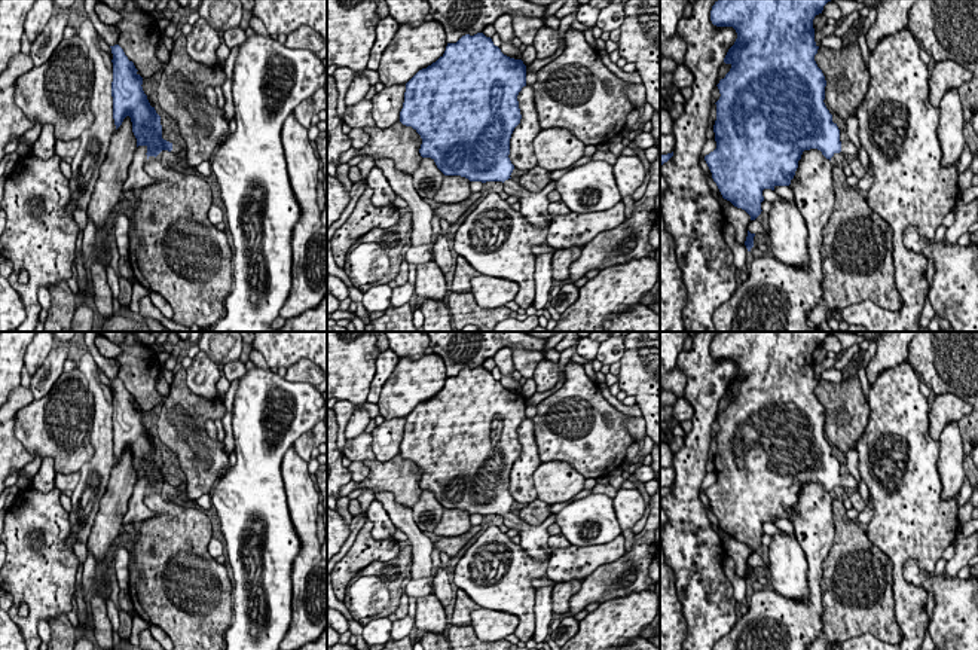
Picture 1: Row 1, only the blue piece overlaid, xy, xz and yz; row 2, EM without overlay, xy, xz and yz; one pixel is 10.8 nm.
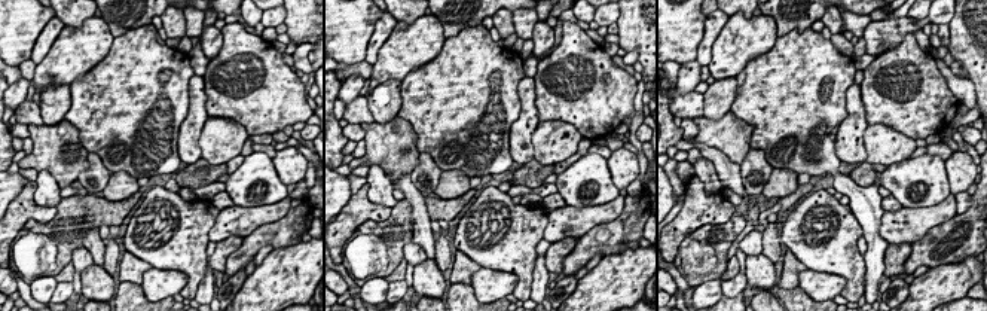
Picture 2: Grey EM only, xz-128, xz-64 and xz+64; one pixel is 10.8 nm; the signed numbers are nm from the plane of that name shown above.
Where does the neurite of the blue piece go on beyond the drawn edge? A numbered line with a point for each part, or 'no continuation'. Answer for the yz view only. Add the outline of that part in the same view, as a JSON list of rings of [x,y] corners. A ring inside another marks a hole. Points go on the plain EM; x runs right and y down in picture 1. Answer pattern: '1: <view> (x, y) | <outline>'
1: yz (849, 481) | [[[847,473],[847,474],[841,476],[841,486],[853,488],[856,491],[859,483],[852,474]]]

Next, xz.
1: xz (534, 540) | [[[508,512],[504,515],[504,525],[508,530],[517,530],[520,535],[520,546],[535,561],[547,561],[553,549],[548,546],[550,534],[547,528],[556,522],[554,513],[551,513],[541,525],[529,525],[519,518],[517,513]]]

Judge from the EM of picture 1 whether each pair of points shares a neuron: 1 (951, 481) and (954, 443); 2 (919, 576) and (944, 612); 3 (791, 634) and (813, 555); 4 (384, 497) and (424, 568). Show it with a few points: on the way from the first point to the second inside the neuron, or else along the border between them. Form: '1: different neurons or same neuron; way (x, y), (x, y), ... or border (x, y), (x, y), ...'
1: same neuron; way (951, 472), (951, 452)
2: same neuron; way (928, 582), (944, 598), (944, 603)
3: same neuron; way (807, 615), (815, 603), (815, 574)
4: same neuron; way (399, 515), (419, 542), (421, 551)

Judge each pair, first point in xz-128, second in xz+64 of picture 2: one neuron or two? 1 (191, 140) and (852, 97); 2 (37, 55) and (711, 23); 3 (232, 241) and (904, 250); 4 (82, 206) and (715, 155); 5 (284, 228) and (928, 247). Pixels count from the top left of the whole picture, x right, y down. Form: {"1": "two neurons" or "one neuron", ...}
{"1": "one neuron", "2": "one neuron", "3": "one neuron", "4": "two neurons", "5": "one neuron"}

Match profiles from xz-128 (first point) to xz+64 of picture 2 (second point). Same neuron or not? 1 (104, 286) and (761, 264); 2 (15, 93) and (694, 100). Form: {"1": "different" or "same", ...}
{"1": "same", "2": "different"}

